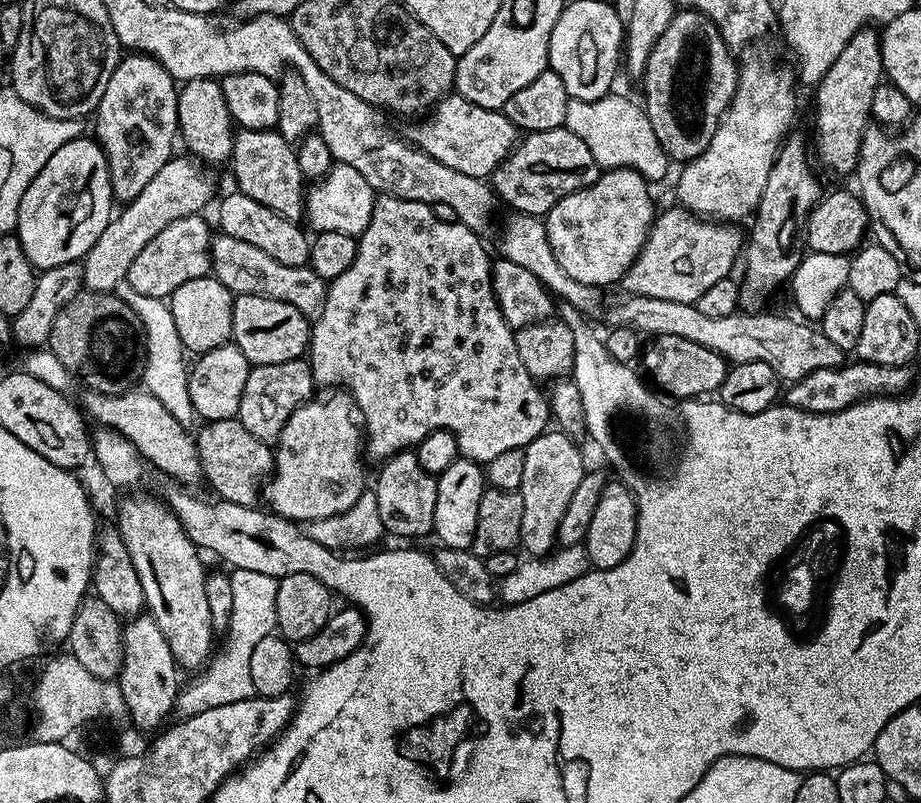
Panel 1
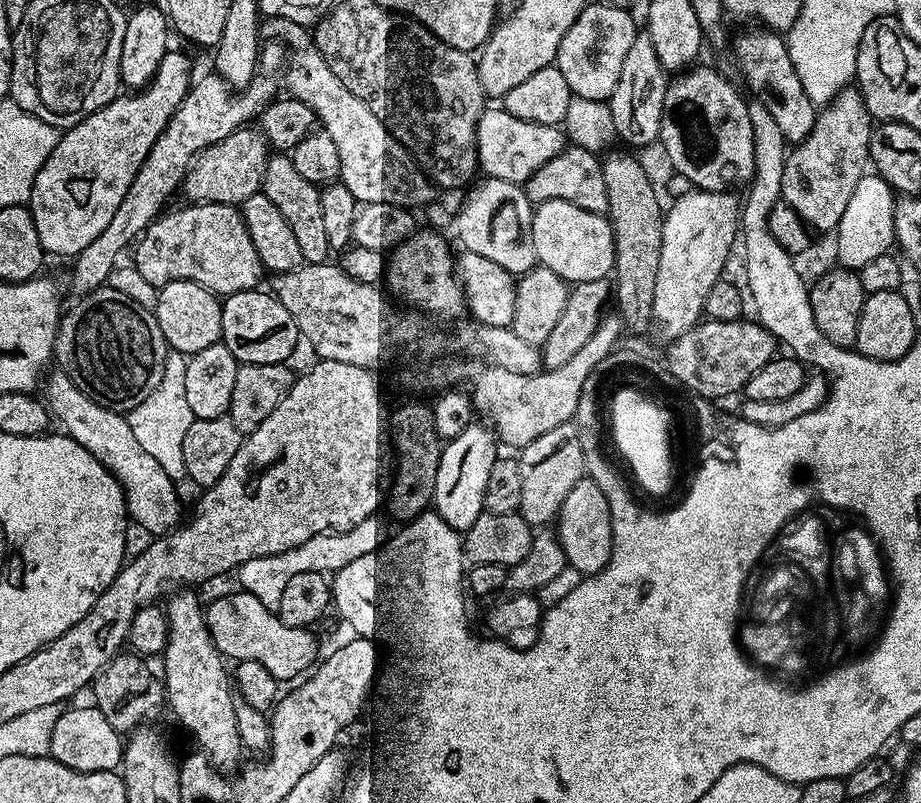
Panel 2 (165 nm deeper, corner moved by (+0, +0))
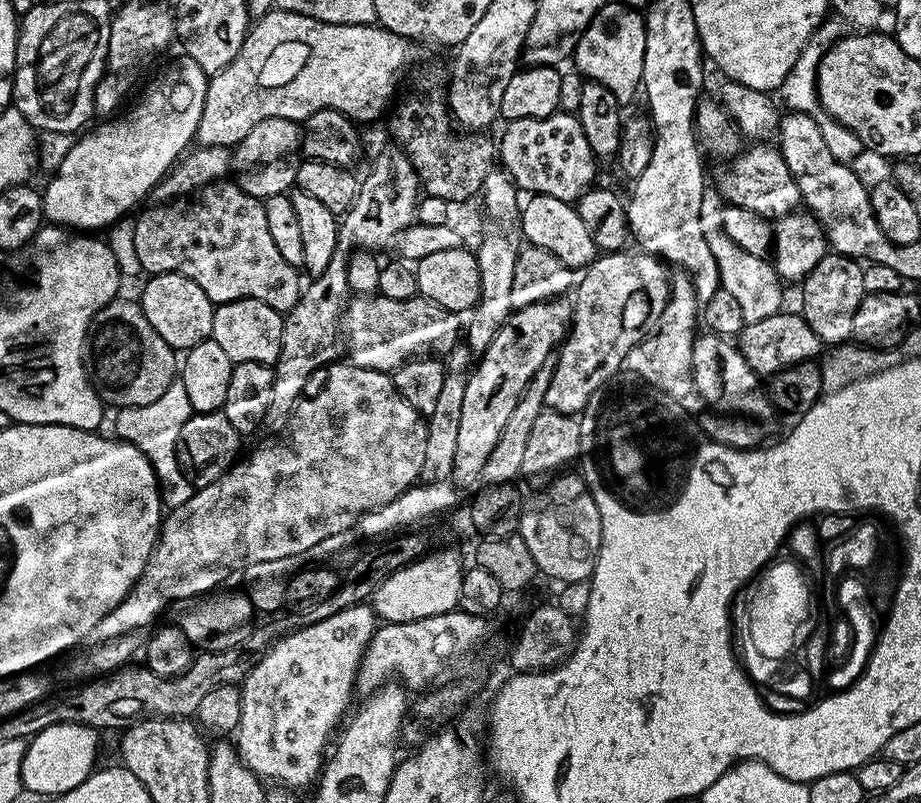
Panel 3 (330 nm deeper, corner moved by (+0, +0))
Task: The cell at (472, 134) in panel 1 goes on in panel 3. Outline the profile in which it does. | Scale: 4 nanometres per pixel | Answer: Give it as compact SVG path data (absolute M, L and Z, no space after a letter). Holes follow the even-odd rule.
M558 110L546 118L509 120L503 126L504 133L498 136L498 160L521 193L575 202L593 187L598 161L573 113Z

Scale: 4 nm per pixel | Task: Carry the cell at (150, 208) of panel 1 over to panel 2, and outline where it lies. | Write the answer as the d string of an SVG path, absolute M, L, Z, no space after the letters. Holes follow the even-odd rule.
M255 127L239 128L234 134L222 138L222 142L214 142L214 146L196 155L196 160L188 167L188 173L182 185L183 195L188 195L187 199L194 204L235 204L239 206L246 198L250 198L250 194L263 189L269 155L270 145Z

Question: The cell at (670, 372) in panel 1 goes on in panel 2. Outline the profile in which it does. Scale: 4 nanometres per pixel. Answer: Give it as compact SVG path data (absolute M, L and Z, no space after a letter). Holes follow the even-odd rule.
M752 318L734 322L701 319L699 324L686 330L686 334L671 341L667 347L666 367L672 373L673 381L687 388L692 395L713 402L720 402L723 396L732 396L735 392L743 393L746 382L750 382L750 378L754 378L766 362L776 359L778 355L776 337Z

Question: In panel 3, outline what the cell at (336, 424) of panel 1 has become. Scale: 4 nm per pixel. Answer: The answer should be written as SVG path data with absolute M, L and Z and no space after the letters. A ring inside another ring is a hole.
M337 362L331 365L327 369L326 375L328 375L328 381L317 390L316 396L305 395L300 403L293 408L292 415L283 425L282 431L284 433L277 440L268 440L265 444L258 445L245 460L244 457L237 459L236 463L222 474L222 478L218 478L210 486L195 489L188 502L171 509L163 517L160 526L160 539L157 540L154 550L142 570L140 581L133 586L130 594L126 594L126 598L122 598L122 602L118 602L118 606L114 606L114 610L110 610L110 614L106 614L106 618L102 618L102 622L98 622L98 626L94 626L94 630L90 630L86 643L71 657L71 659L73 658L72 672L78 676L76 678L95 678L101 674L113 672L116 668L125 667L131 661L128 659L136 651L137 655L147 645L148 637L157 627L158 621L156 619L163 612L165 614L166 609L173 601L211 593L223 585L220 583L227 576L234 575L236 571L237 575L241 570L254 566L254 562L278 562L282 558L304 556L314 546L318 546L318 542L326 542L326 538L334 538L334 534L342 534L355 529L362 514L366 514L378 506L386 506L386 502L394 502L394 498L398 498L398 494L413 487L421 479L422 461L426 458L428 421L421 416L418 410L414 410L414 406L410 406L410 402L406 402L406 398L402 398L402 394L398 394L391 375L373 368L363 368L351 362Z

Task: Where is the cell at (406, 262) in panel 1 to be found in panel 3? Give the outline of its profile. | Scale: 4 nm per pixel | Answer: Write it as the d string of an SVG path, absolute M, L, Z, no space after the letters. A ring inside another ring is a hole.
M628 251L597 255L596 259L583 269L581 276L584 277L581 280L579 277L575 285L576 300L574 299L572 309L572 327L568 329L559 345L550 390L546 390L546 405L553 412L561 412L567 416L576 416L583 412L592 395L624 368L626 354L630 354L630 350L638 342L651 336L656 330L657 322L662 318L662 310L668 301L669 269L657 257L646 252Z

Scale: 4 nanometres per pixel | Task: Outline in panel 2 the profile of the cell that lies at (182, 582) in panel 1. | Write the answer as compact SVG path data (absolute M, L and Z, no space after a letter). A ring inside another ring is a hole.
M176 590L167 597L166 611L168 613L168 641L162 653L164 660L164 680L162 687L166 697L167 711L176 715L176 720L197 740L199 751L208 757L213 768L221 773L237 771L241 763L240 754L242 747L238 734L238 725L234 720L234 711L231 696L234 693L233 685L230 683L230 672L224 669L225 657L216 648L214 638L211 637L205 620L205 605L192 590Z

